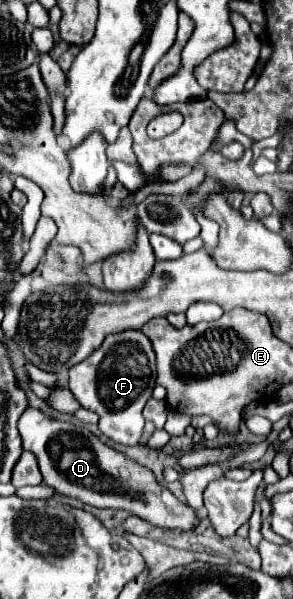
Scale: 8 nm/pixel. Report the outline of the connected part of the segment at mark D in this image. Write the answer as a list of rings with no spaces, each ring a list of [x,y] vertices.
[[[27,407],[19,419],[19,433],[23,437],[23,449],[37,457],[43,481],[57,493],[79,499],[93,507],[127,509],[143,521],[171,531],[191,531],[201,521],[201,515],[189,505],[181,503],[165,485],[157,483],[149,469],[107,447],[81,425],[55,421],[45,417],[41,411]]]

